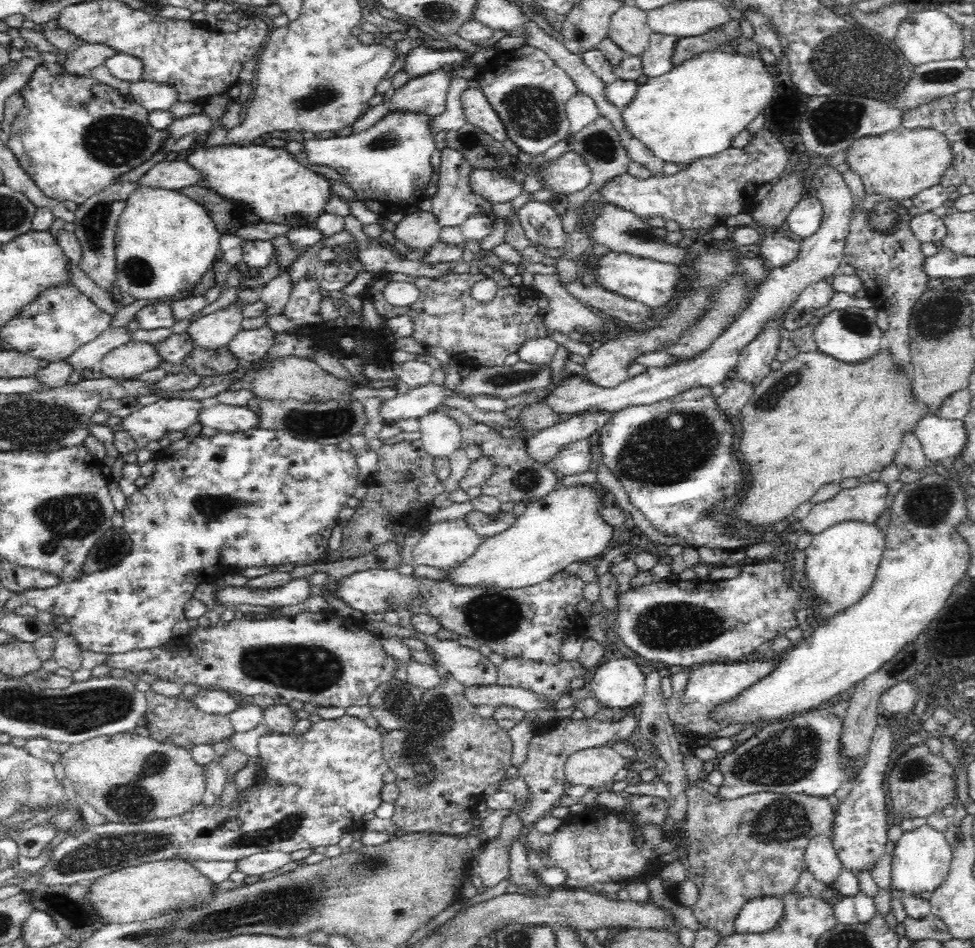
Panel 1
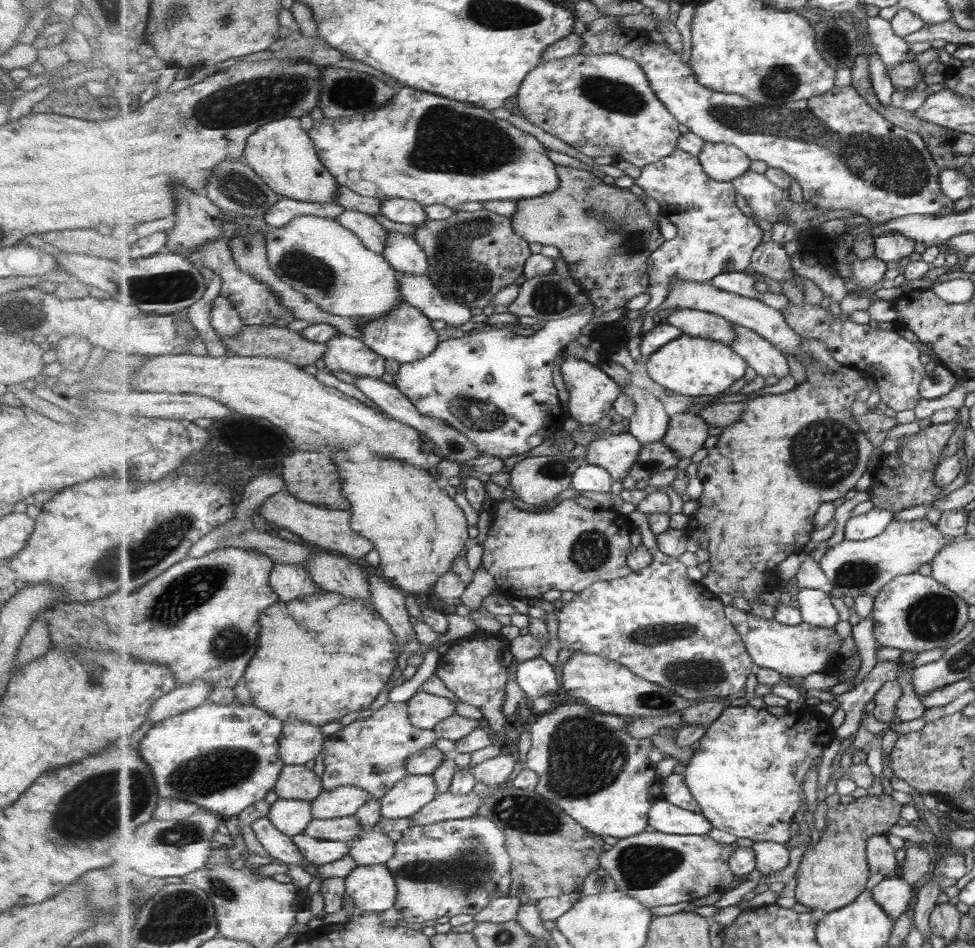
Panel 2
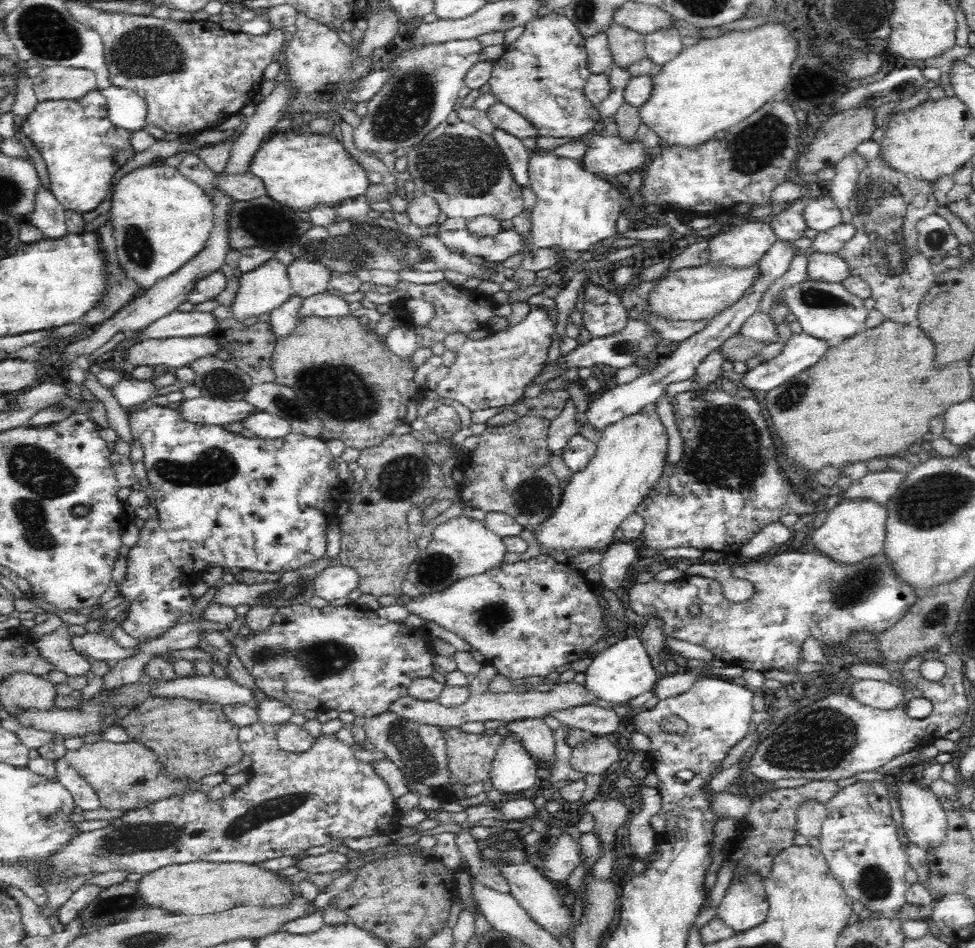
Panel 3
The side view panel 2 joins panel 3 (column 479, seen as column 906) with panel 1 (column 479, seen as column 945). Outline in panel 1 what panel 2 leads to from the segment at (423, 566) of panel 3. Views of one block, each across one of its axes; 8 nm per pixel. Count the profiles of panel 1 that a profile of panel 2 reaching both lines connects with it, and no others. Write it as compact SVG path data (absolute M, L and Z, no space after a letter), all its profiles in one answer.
M465 519L431 523L428 532L414 544L412 564L454 570L476 554L484 539Z

